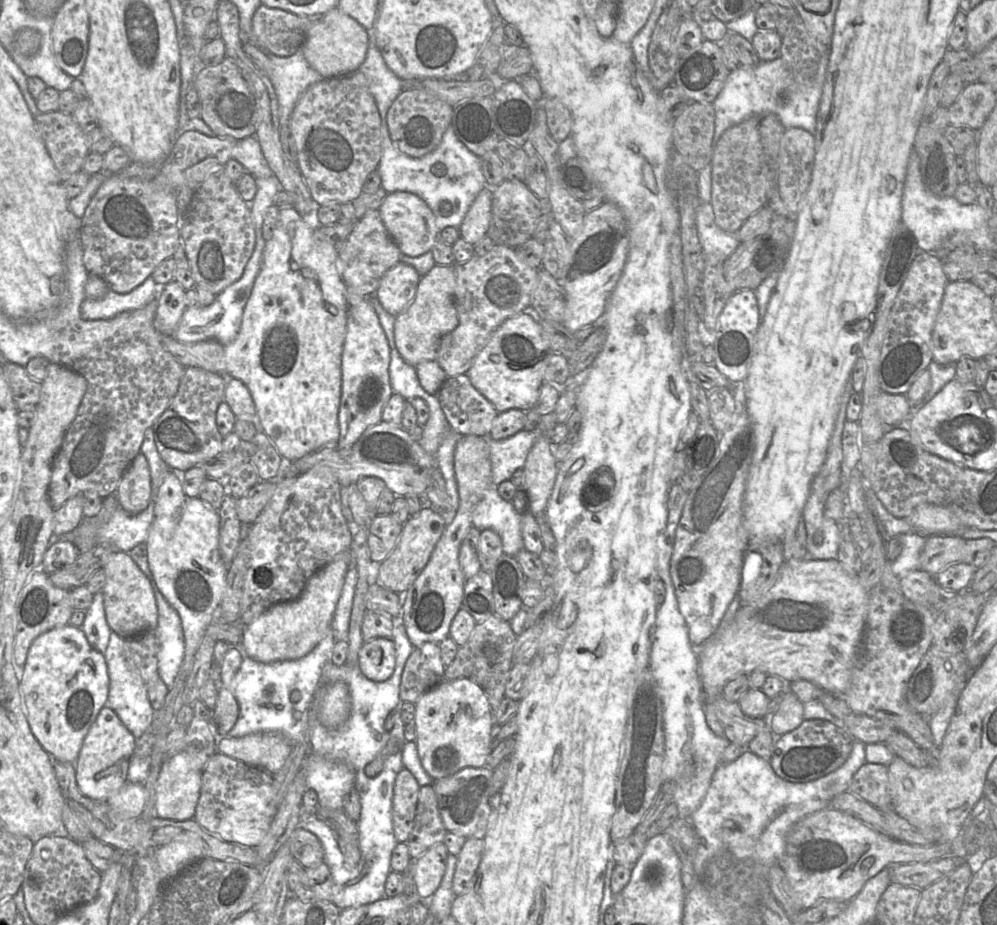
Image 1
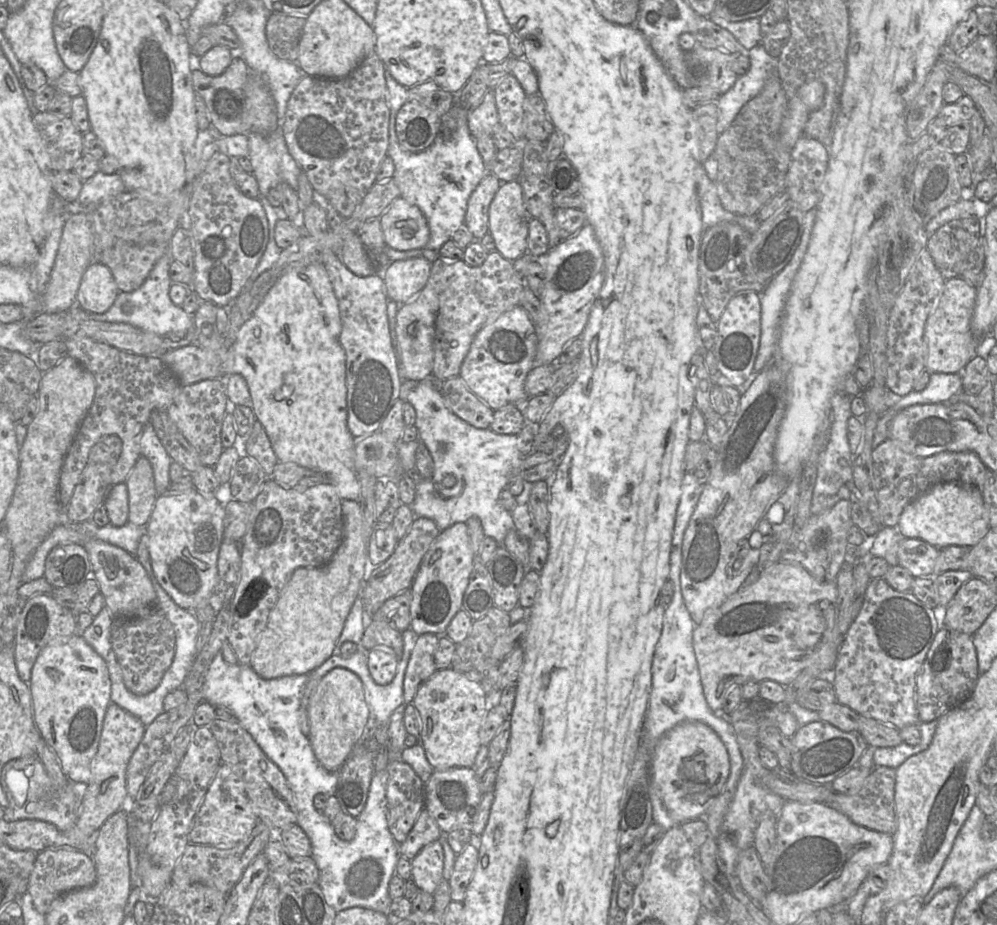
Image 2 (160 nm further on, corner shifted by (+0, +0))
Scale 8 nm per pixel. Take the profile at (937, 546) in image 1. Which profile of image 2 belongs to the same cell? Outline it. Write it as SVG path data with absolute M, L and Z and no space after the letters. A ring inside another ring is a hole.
M904 538L899 543L898 563L913 577L933 577L940 549L920 539Z

